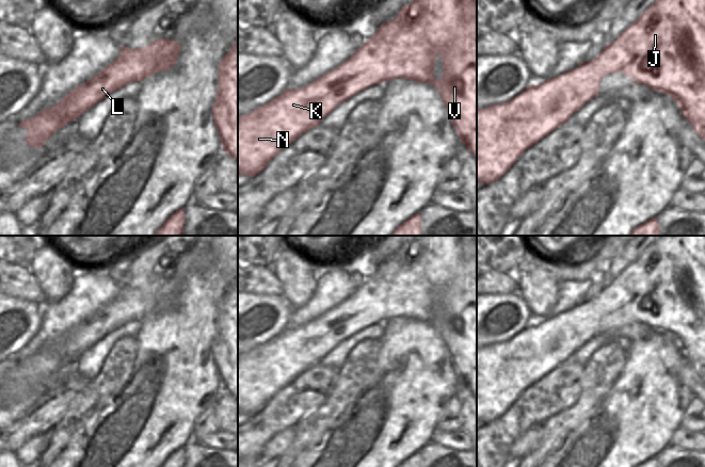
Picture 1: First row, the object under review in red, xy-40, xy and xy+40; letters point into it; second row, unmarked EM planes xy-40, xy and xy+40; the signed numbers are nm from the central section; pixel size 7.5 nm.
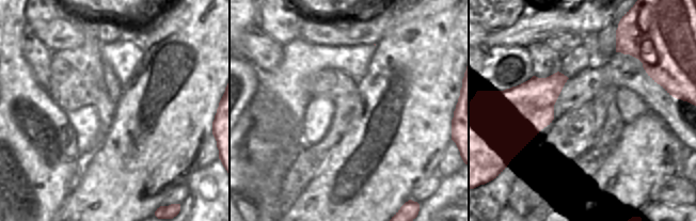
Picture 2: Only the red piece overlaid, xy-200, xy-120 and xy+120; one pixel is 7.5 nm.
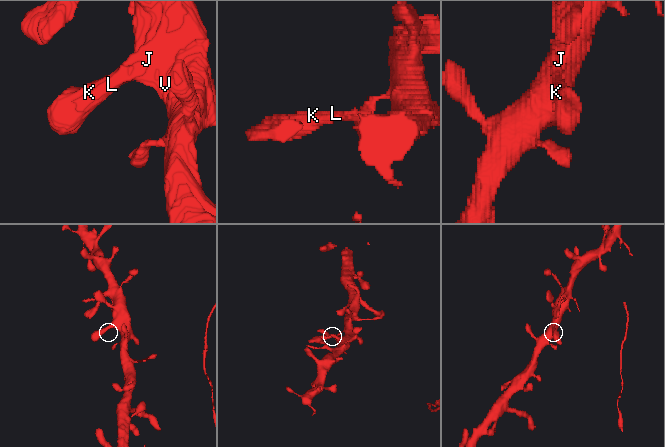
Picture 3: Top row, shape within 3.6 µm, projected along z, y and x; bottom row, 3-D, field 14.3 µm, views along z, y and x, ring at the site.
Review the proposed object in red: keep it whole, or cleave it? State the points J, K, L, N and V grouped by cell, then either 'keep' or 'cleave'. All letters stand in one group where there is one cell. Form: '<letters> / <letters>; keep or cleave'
J K L N V; keep

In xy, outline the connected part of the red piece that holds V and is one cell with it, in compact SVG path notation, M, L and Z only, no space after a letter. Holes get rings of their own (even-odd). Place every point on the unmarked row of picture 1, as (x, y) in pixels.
M418 236L410 243L405 243L398 255L390 259L383 261L374 274L367 278L346 301L340 303L337 307L326 311L322 316L316 318L311 322L299 326L297 328L286 328L279 335L268 341L267 343L238 356L238 413L254 416L261 412L268 402L283 388L291 384L301 373L307 371L311 367L319 365L321 359L332 350L334 350L341 341L348 339L358 331L375 323L391 318L410 318L420 322L431 322L439 332L450 355L451 361L460 376L460 380L468 387L470 392L477 397L477 236ZM436 295L443 297L443 317L434 317L434 304Z

